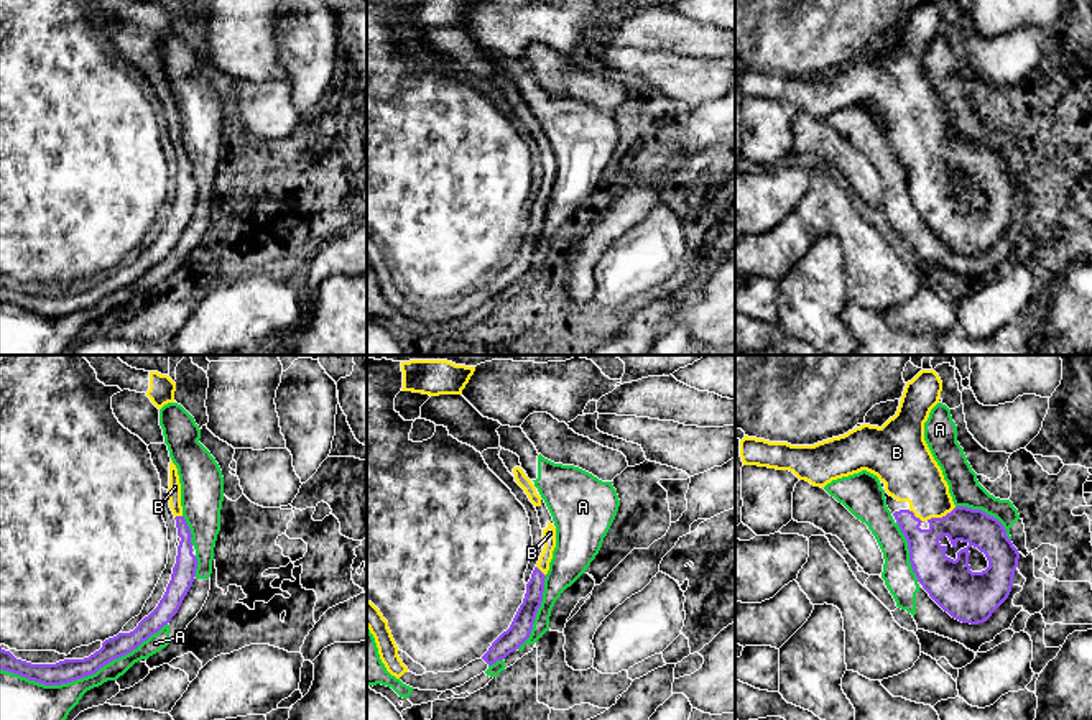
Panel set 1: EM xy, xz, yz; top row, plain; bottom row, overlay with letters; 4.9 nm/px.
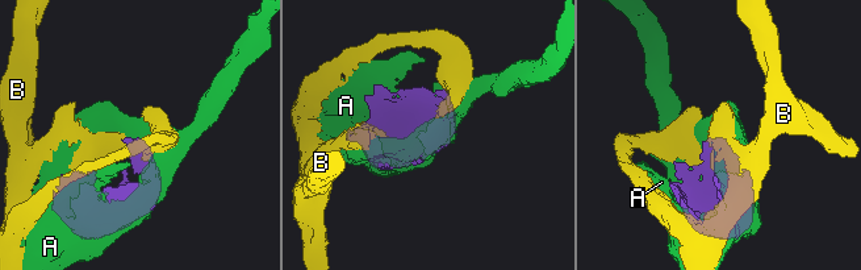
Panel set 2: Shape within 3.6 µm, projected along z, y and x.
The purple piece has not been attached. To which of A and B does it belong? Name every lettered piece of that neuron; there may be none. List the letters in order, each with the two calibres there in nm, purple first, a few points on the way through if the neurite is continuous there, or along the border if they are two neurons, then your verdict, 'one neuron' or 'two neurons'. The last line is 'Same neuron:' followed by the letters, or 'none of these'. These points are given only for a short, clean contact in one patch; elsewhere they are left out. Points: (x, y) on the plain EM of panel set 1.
A: 110 nm thick on the purple side, 240 nm on the other; two neurons
B: 180 nm thick on the purple side, 260 nm on the other; one neuron
Same neuron: B

